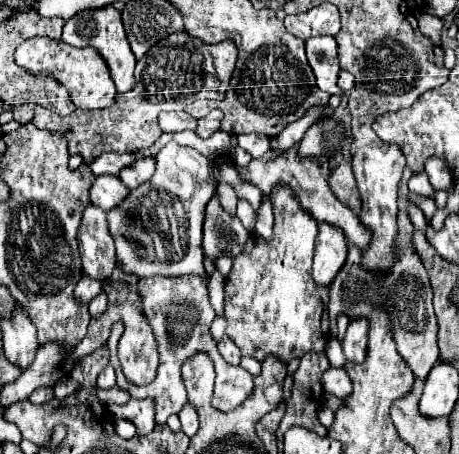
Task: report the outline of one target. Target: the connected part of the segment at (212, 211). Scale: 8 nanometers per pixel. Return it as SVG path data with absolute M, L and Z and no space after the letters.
M214 192L212 200L206 206L204 220L204 242L202 250L210 260L218 260L220 254L230 254L236 258L246 250L246 242L250 240L250 232L246 228L228 228L226 214L220 208L220 196Z

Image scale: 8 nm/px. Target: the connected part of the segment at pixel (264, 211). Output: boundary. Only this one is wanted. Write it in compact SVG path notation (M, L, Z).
M264 198L264 204L262 208L258 210L258 218L256 218L256 226L254 226L256 234L262 236L264 240L270 238L270 234L274 232L274 216L272 216L272 206L270 206L270 200Z

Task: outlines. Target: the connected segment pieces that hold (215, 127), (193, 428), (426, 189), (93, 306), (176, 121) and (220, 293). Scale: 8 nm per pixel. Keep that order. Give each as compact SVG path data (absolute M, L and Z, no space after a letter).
M212 110L206 118L200 118L198 124L198 136L200 138L210 138L214 132L220 130L220 122L222 122L222 112L220 110Z
M186 404L182 408L182 412L178 414L178 418L182 422L182 432L192 438L198 432L198 414L196 414L196 410L190 404Z
M418 172L418 174L414 174L412 178L410 178L410 182L408 182L408 188L410 188L410 192L416 192L416 194L424 194L424 196L434 196L434 188L428 184L430 180L426 178L426 174L424 172Z
M102 290L102 294L98 294L98 298L94 298L90 304L88 304L88 310L92 316L98 316L106 310L106 292Z
M164 112L160 114L162 132L180 132L180 130L196 130L196 118L186 112Z
M218 270L214 274L210 274L208 290L210 290L210 304L214 306L216 314L224 316L224 278Z

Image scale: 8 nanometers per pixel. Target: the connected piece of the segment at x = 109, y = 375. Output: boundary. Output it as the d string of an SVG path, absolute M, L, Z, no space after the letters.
M106 368L106 370L98 376L98 388L108 390L108 388L112 388L112 386L116 386L116 376L114 376L114 370L112 370L112 368Z

